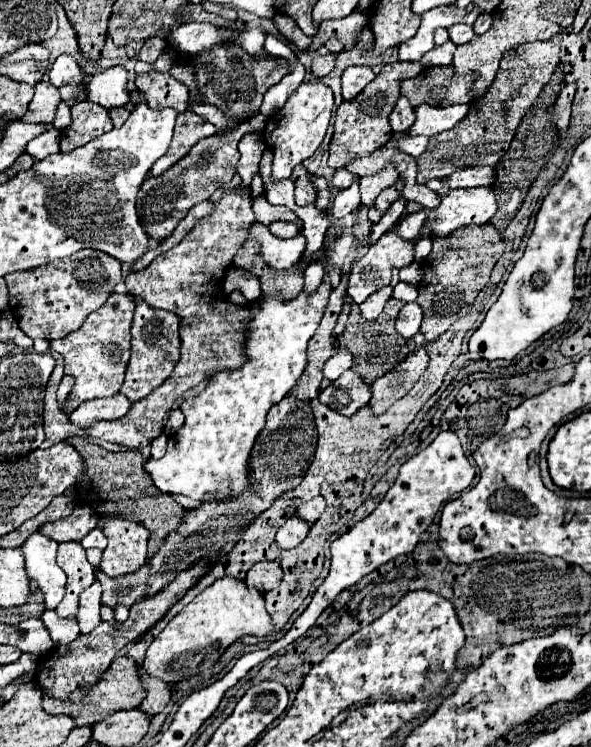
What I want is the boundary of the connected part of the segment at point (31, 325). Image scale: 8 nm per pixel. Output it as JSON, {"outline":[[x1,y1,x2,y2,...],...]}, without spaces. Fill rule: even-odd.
{"outline":[[77,251,71,257,49,263,49,267,39,267,37,271,17,271,5,275,9,289,9,307,17,317,19,327,31,337,43,337,47,341,63,339,65,335,77,331,91,311,97,311,115,285,121,281,121,263,103,251]]}

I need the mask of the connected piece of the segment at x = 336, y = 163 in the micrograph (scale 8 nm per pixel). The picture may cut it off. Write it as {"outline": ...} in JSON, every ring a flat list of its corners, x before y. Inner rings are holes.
{"outline":[[393,63,385,65,383,71,351,101,343,101,337,107,335,115,335,131,329,145,329,167,341,169,349,159,357,155,367,155,389,141,391,127,389,127,389,111,393,109,395,101,399,99,399,85,401,79,409,79,419,75,423,69,421,63]]}

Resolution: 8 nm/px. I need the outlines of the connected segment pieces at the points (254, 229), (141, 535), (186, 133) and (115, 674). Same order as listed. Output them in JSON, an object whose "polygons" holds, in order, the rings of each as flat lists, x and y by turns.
{"polygons":[[[263,223,249,225,247,239,257,241,263,261,273,269,291,269,303,257,305,251,303,235,297,235,293,239,279,239]],[[103,515,101,523,109,545,103,551,103,559,101,549,89,549,89,563,95,569,99,567,109,577,121,577,139,571,147,557,149,529,139,521,127,521,119,515]],[[183,111,179,113,177,117,177,123,175,123,175,135,173,135,173,141,171,141,171,147,169,151,156,161,151,167,151,175,153,177,159,177,167,167,175,165,179,159,183,159,193,145,197,145,201,139,205,137,211,137,217,133,217,127,213,127,211,123,207,123,205,119,201,119,197,113,193,111]],[[115,657,111,667,105,671,105,675,101,677,101,681,97,681,89,691,83,691,83,699,79,701,57,701,53,697,43,697,43,709,49,713,49,715,69,715,75,725,95,725,103,719,107,719,109,715,113,715,115,711,121,711,121,709,135,709,141,705,141,701,145,699,145,689,139,681,139,675,137,675,137,665,131,657]]]}

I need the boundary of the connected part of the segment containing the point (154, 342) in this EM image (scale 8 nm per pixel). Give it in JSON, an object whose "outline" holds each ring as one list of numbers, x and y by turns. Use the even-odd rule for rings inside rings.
{"outline":[[133,295,133,301,135,301,135,315,131,325,131,359,127,363,121,393,135,403,147,397,153,389,157,389,177,365,179,347,181,347,181,337,179,337,181,319,171,311,151,307,139,295]]}

